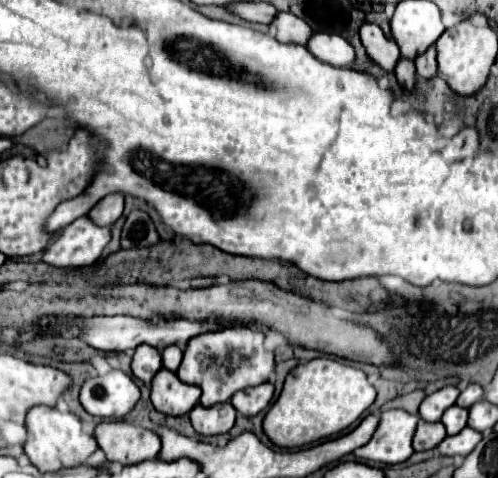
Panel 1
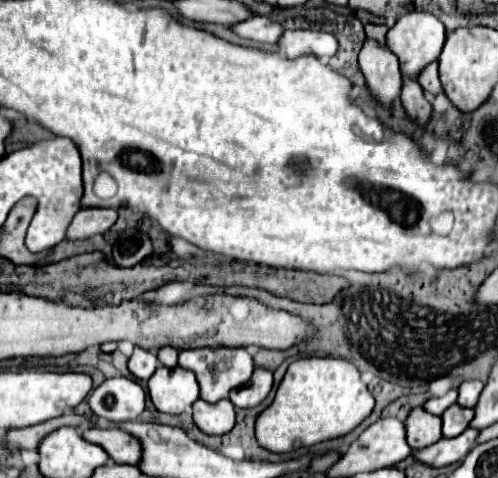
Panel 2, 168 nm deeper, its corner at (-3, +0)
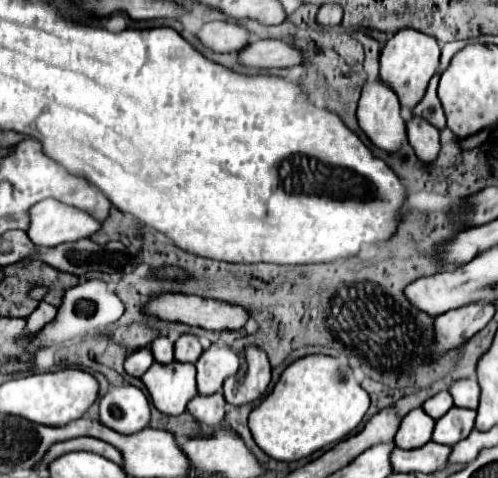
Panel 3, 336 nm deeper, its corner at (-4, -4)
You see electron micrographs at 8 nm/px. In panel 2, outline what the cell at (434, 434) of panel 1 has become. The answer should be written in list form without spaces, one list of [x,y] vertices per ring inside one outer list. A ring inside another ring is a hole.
[[[413,408],[405,420],[405,430],[413,450],[431,446],[441,438],[441,418],[429,414],[425,408]]]

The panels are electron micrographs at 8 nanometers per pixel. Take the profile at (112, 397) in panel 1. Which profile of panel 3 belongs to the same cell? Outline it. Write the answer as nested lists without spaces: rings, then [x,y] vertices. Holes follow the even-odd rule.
[[[110,386],[100,398],[100,422],[120,434],[134,434],[150,420],[150,406],[146,394],[132,386]]]

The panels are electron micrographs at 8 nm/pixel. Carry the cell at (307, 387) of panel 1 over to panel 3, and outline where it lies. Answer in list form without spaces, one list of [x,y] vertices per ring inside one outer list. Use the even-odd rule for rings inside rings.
[[[310,354],[310,356],[304,356],[296,362],[292,362],[282,372],[274,390],[250,412],[248,422],[250,422],[250,430],[252,430],[256,444],[270,458],[292,462],[292,460],[306,458],[306,456],[322,450],[324,446],[336,444],[336,442],[344,440],[346,436],[350,436],[356,430],[356,426],[362,422],[368,408],[370,408],[370,398],[368,398],[366,390],[356,382],[350,366],[340,364],[332,356]]]

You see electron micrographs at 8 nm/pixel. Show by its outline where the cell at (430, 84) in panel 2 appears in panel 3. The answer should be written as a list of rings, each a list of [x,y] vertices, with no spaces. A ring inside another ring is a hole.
[[[436,74],[432,80],[430,80],[430,86],[424,94],[424,98],[416,104],[416,108],[412,110],[412,114],[418,114],[422,118],[426,118],[430,124],[434,124],[436,128],[440,128],[442,124],[442,104],[438,100],[438,94],[436,94],[436,88],[438,88],[438,78],[440,74]]]

